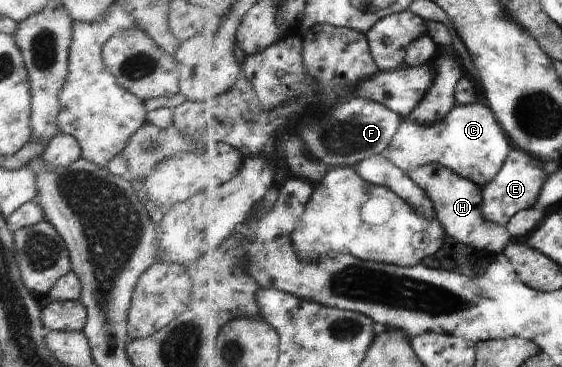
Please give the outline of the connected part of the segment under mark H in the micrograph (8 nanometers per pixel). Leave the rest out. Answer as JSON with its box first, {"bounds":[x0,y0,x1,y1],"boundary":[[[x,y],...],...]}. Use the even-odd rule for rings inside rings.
{"bounds":[408,164,513,253],"boundary":[[[430,164],[411,170],[408,175],[431,197],[441,224],[448,236],[479,250],[492,250],[501,253],[513,241],[508,226],[486,221],[483,214],[483,189],[474,180],[466,179],[442,164]]]}

